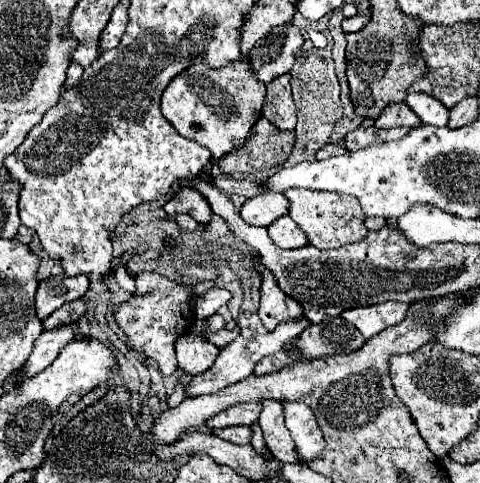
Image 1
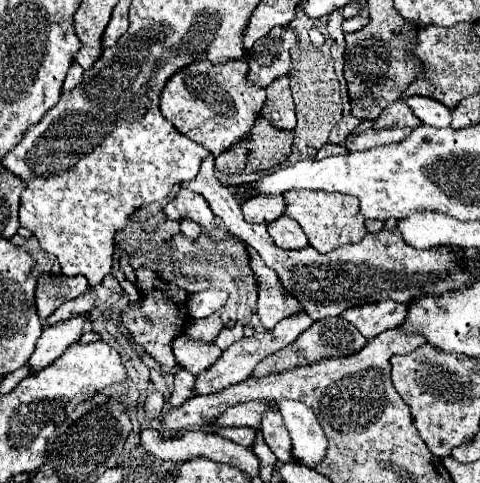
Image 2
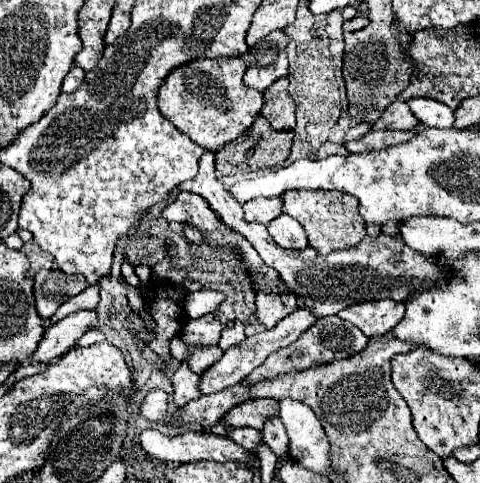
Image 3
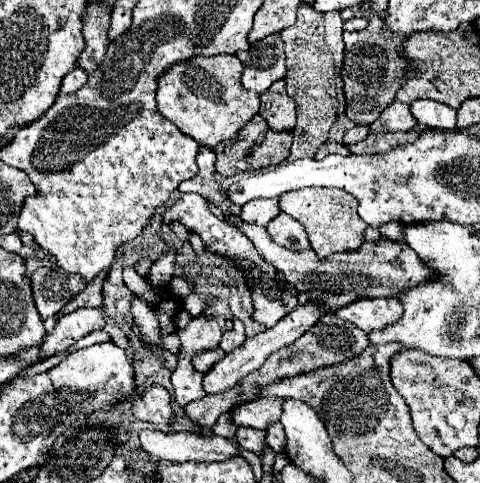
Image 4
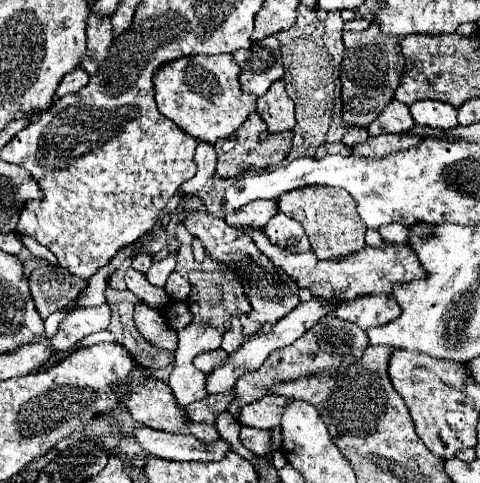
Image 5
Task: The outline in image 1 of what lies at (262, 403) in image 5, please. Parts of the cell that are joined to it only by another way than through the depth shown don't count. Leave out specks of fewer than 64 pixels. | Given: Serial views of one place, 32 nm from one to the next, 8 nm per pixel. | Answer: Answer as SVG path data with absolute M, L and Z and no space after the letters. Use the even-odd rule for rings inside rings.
M244 402L212 416L206 428L216 430L216 428L226 428L226 426L250 426L258 422L258 416L260 416L260 402Z

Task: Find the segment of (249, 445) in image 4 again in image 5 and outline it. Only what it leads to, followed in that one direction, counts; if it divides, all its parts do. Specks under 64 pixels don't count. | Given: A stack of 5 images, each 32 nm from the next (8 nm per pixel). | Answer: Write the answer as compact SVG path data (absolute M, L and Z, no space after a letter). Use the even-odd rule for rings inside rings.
M242 426L240 428L240 442L252 450L256 456L264 456L268 452L272 452L270 446L270 430L256 430L250 426Z

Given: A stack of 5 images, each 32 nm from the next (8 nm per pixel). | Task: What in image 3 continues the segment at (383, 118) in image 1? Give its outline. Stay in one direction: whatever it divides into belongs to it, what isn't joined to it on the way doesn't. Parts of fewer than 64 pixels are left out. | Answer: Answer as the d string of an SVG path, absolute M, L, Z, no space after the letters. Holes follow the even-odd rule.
M392 102L382 116L372 124L372 130L410 130L416 128L420 122L410 112L410 106L406 102Z

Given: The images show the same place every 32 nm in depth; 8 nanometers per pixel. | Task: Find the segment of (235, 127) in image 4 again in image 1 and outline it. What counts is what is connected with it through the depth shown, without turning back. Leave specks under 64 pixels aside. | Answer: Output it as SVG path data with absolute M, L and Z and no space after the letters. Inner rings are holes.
M248 60L232 62L224 68L210 68L208 64L194 64L180 72L162 94L162 114L174 130L212 152L220 160L228 152L240 148L250 134L250 128L260 118L266 86L256 80Z

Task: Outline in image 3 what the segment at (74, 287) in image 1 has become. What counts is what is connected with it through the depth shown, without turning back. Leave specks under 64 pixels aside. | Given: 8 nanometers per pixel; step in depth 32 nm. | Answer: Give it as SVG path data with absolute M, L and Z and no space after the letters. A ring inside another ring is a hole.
M40 270L34 278L38 316L42 320L50 318L62 302L78 296L86 286L88 282L80 274L68 276L62 270Z

